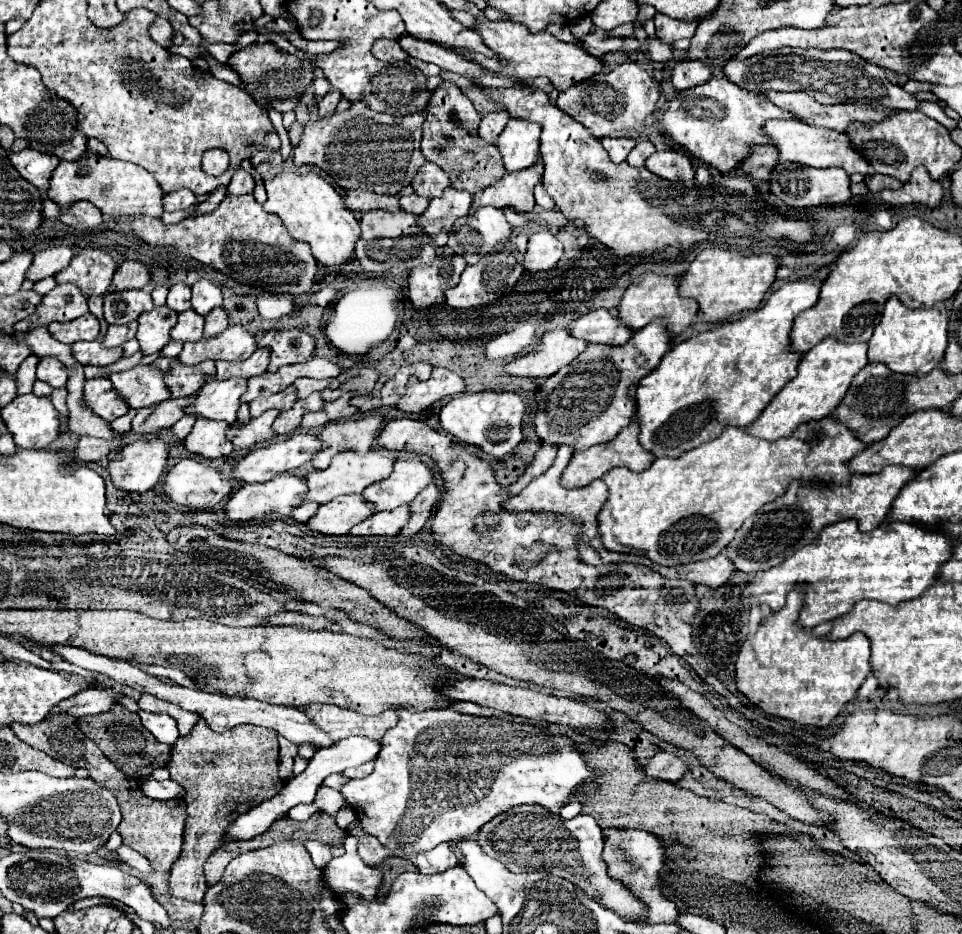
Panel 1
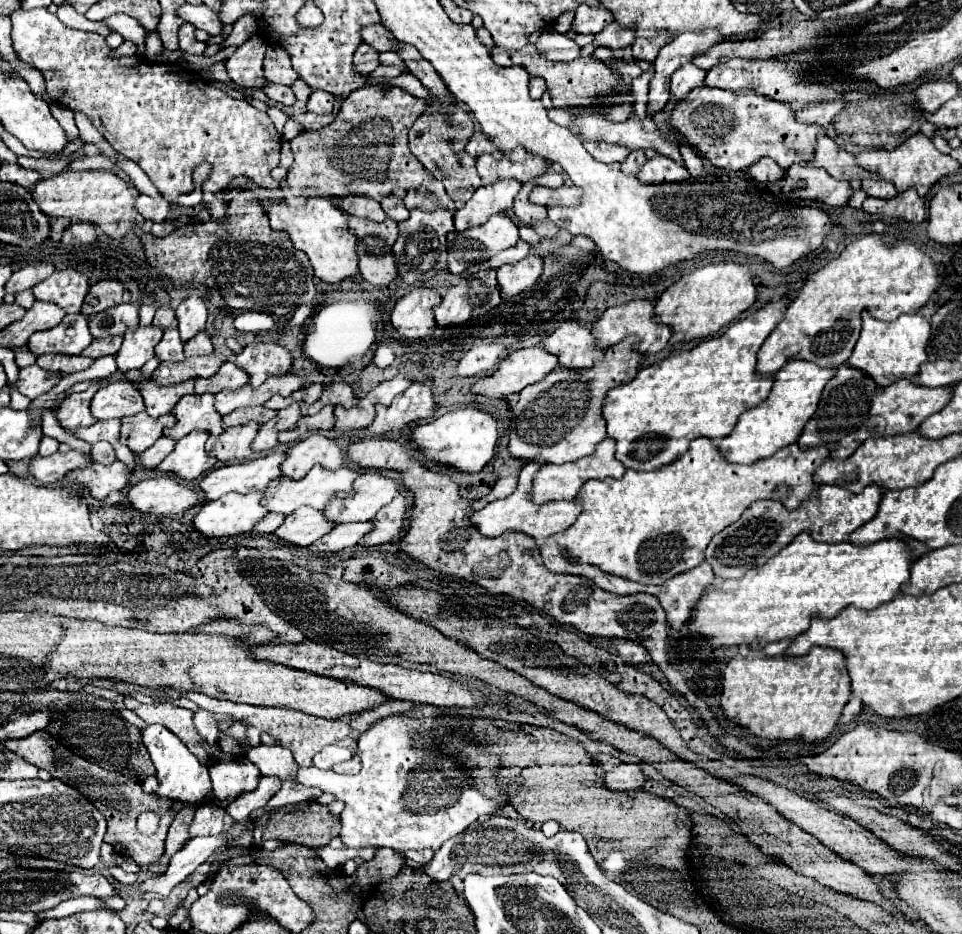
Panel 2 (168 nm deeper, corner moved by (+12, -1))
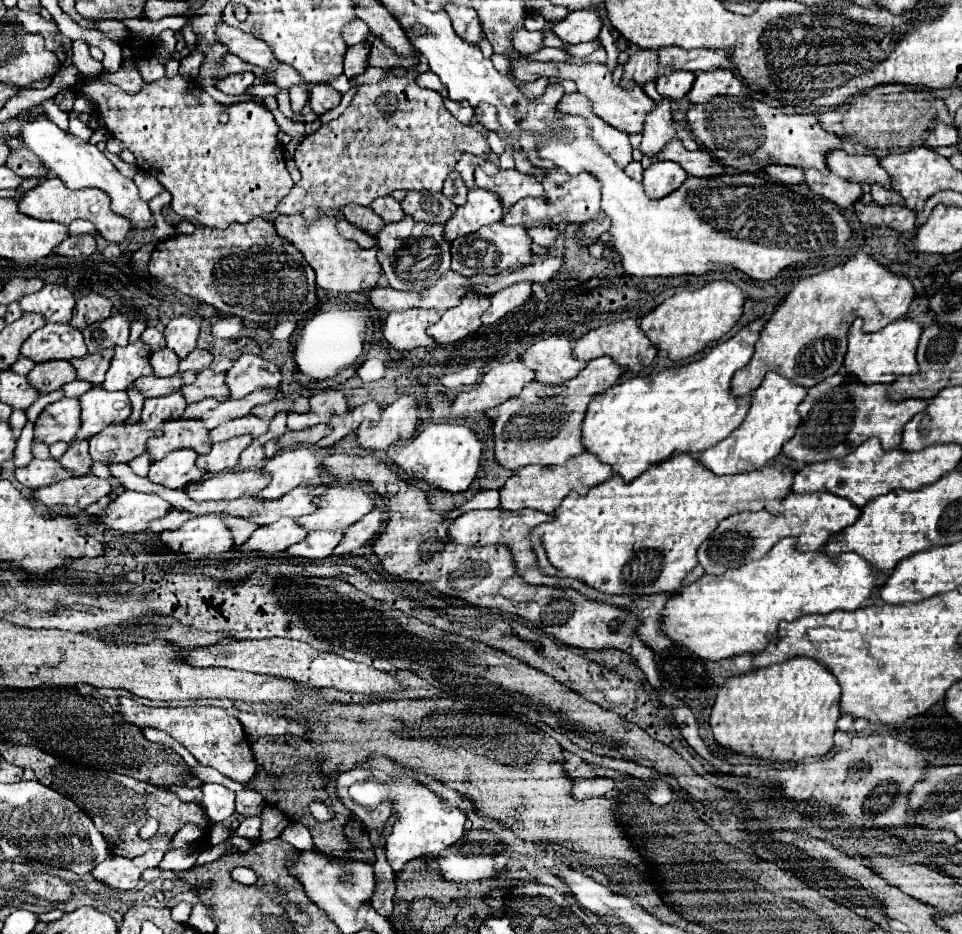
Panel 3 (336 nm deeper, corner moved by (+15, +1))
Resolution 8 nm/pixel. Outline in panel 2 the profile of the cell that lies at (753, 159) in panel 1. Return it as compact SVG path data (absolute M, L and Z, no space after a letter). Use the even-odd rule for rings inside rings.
M764 157L760 159L758 163L754 163L750 169L748 169L750 177L760 181L760 183L768 183L768 181L778 181L786 175L786 169L782 169L780 165L776 165L776 161Z

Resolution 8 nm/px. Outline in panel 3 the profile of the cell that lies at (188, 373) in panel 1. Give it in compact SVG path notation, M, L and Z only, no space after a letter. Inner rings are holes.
M181 391L163 395L163 397L149 397L145 399L141 423L145 429L157 429L165 419L181 417L187 407L187 401Z

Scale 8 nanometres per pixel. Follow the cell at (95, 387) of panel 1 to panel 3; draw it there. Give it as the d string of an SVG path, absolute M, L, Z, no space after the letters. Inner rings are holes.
M65 397L43 409L35 423L35 439L47 445L55 441L71 441L81 427L79 397Z

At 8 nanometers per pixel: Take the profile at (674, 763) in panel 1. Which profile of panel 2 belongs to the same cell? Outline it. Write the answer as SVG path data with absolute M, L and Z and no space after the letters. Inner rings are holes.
M620 763L618 767L606 771L602 777L604 777L604 787L612 791L640 789L644 783L644 773L640 765L630 765L630 763Z

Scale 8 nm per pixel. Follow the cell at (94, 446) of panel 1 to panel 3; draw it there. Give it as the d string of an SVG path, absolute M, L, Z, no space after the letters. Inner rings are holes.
M33 459L27 467L19 467L15 471L15 477L25 487L39 489L71 477L71 471L65 469L57 459Z

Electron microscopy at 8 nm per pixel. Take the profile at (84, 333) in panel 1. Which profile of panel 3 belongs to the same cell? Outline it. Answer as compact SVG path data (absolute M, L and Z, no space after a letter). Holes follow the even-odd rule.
M47 323L29 335L21 347L21 355L35 363L51 359L73 359L87 353L83 335L71 323Z

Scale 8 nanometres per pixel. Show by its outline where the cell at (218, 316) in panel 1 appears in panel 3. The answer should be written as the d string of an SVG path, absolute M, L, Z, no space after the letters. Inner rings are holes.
M193 349L185 359L181 359L179 363L179 371L203 371L211 365L213 355L205 349Z

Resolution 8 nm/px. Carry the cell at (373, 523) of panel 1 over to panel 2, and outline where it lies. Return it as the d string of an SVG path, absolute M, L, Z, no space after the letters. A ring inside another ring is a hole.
M372 521L336 525L328 535L324 535L320 541L312 543L308 549L314 553L336 553L346 547L354 547L360 541L360 537L364 537L372 527L374 527Z

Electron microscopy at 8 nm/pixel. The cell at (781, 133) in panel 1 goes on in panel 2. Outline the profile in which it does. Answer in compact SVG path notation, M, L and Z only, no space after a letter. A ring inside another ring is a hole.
M820 135L818 137L818 147L816 147L816 167L826 169L834 179L868 179L874 177L874 173L870 173L868 169L862 169L856 163L856 157L850 155L848 151L840 149L830 137Z

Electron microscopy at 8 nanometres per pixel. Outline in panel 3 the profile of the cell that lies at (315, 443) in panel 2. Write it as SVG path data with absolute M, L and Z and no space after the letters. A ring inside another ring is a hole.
M307 443L279 451L263 465L263 469L271 473L271 483L259 493L261 499L279 499L297 485L307 483L321 473L319 457Z

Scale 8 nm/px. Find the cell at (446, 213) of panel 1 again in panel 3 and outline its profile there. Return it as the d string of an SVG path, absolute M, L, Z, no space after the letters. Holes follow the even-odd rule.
M411 215L403 217L397 223L387 223L377 233L377 255L379 263L389 279L389 285L399 291L421 291L425 287L431 287L443 273L449 271L449 241L443 235L441 225L431 223L419 223Z

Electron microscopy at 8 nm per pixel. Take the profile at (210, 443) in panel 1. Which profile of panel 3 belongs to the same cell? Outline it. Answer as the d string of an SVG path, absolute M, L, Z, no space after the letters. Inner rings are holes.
M175 449L165 459L155 461L151 465L149 479L169 489L185 489L191 481L201 481L205 477L205 471L197 469L195 459L197 459L197 451Z

